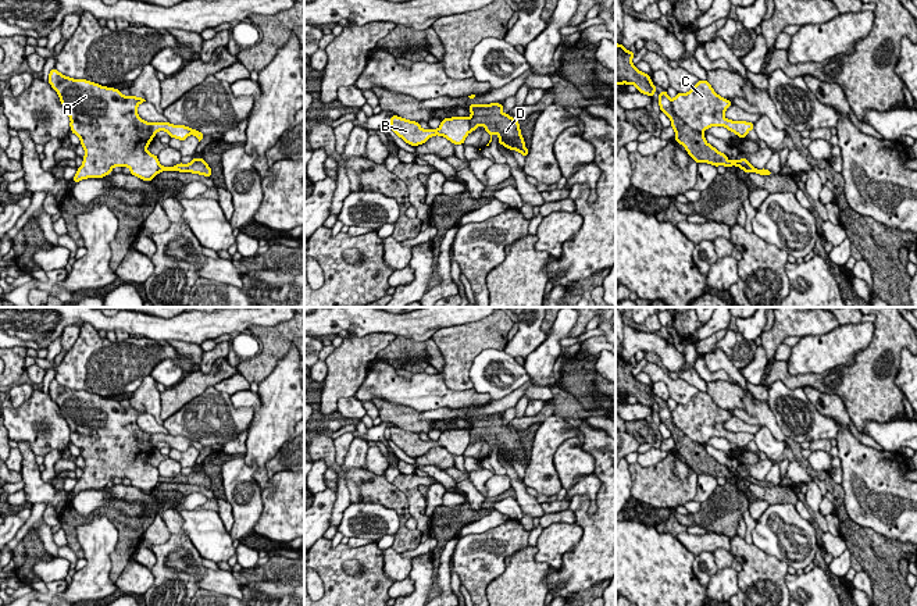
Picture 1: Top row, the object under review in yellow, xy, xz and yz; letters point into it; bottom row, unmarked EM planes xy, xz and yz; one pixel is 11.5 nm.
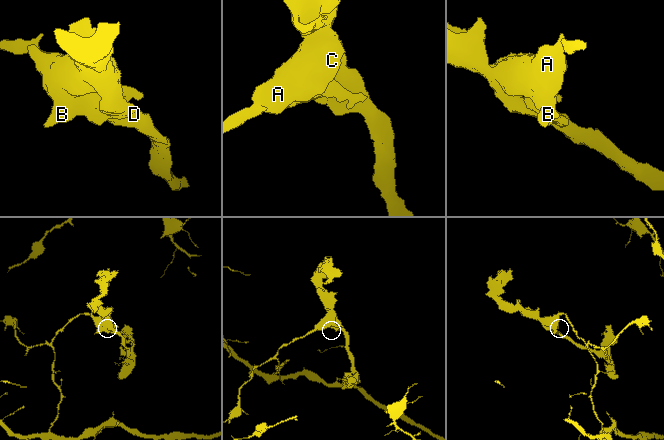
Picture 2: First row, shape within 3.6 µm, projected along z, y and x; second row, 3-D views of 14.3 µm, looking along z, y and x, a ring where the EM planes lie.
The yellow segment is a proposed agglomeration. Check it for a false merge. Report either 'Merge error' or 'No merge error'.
Merge error

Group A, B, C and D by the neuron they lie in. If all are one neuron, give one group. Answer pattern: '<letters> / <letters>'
A B C / D

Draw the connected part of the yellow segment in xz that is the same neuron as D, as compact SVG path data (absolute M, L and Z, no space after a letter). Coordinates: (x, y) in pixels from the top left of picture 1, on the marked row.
M497 101L492 104L471 104L468 110L471 111L471 132L482 125L490 135L489 143L492 142L492 135L496 133L499 136L499 145L510 150L517 150L524 157L528 156L529 150L525 147L520 124L517 120L511 118L509 113L502 113L503 104Z

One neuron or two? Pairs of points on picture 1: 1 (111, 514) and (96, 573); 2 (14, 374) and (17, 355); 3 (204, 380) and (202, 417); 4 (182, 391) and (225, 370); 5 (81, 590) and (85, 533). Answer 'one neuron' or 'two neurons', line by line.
1: two neurons
2: one neuron
3: two neurons
4: one neuron
5: one neuron

